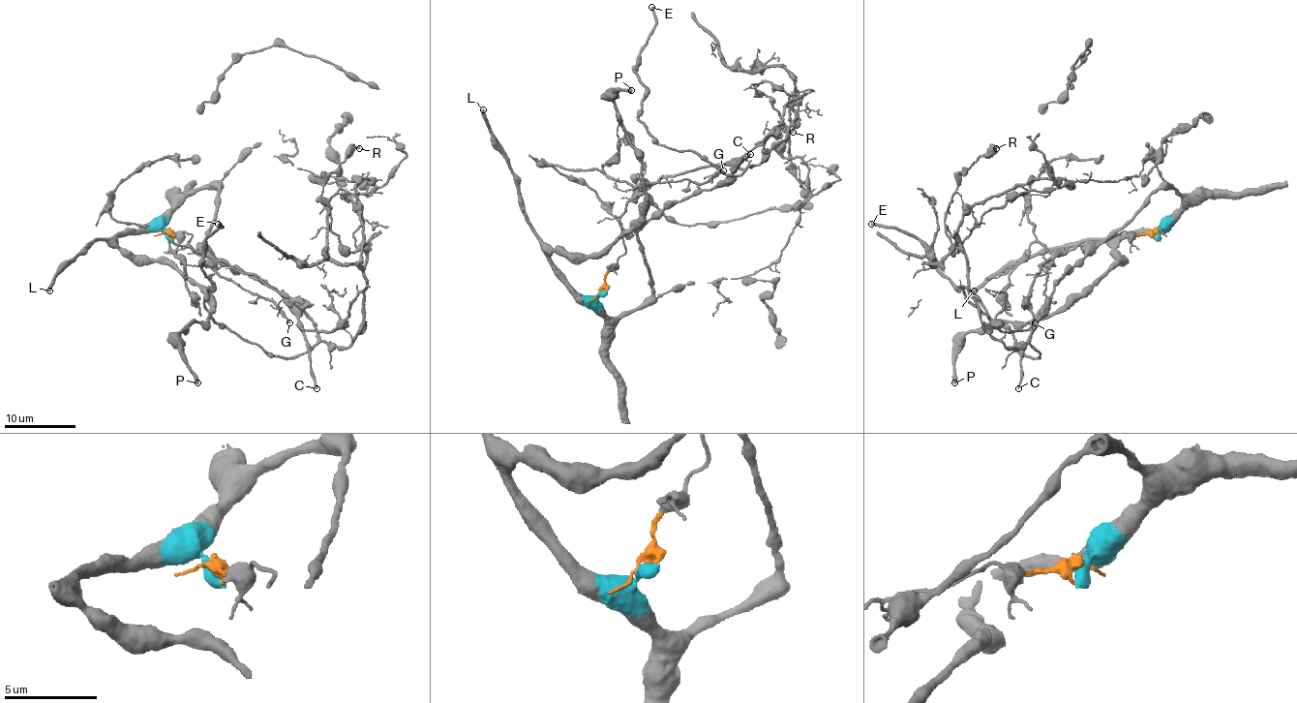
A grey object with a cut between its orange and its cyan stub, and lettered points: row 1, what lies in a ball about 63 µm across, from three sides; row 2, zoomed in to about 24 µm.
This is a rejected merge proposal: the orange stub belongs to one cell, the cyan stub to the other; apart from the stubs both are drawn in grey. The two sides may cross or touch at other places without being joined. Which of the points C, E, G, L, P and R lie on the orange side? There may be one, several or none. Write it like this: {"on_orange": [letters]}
{"on_orange": ["E", "G", "R"]}

